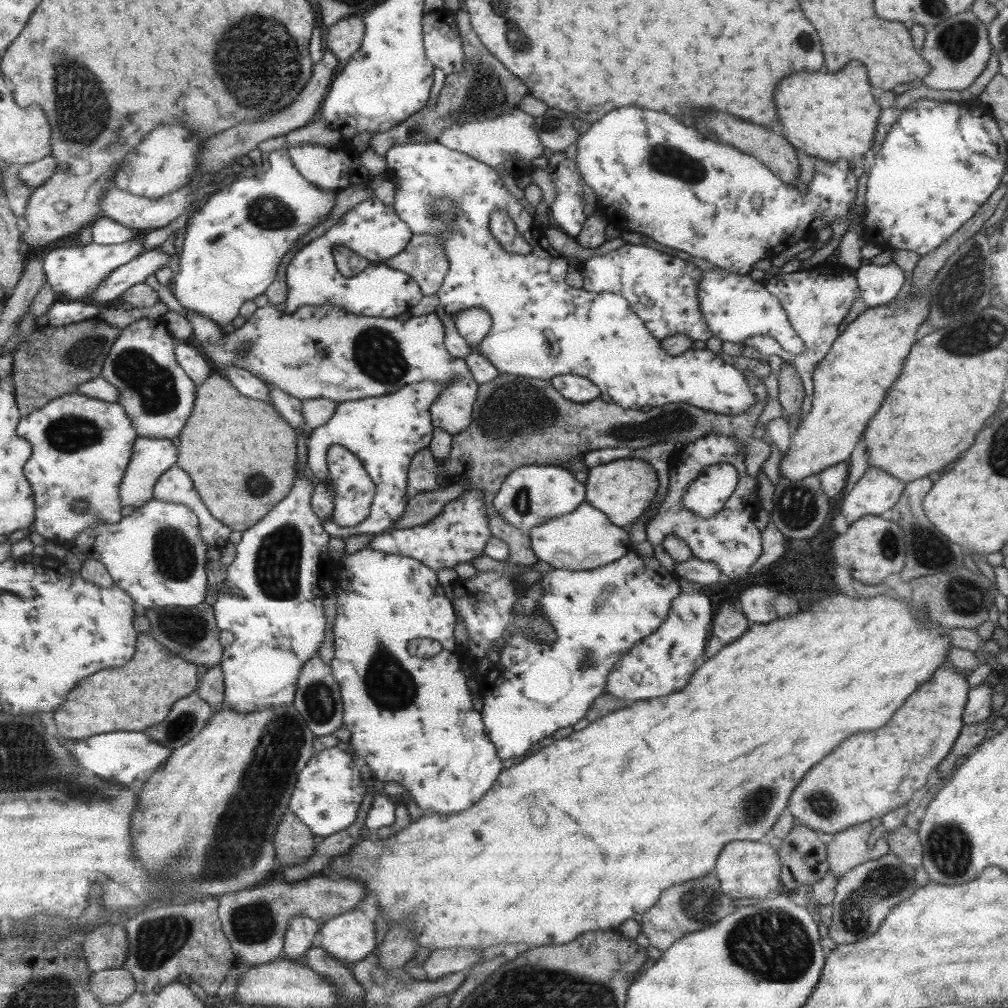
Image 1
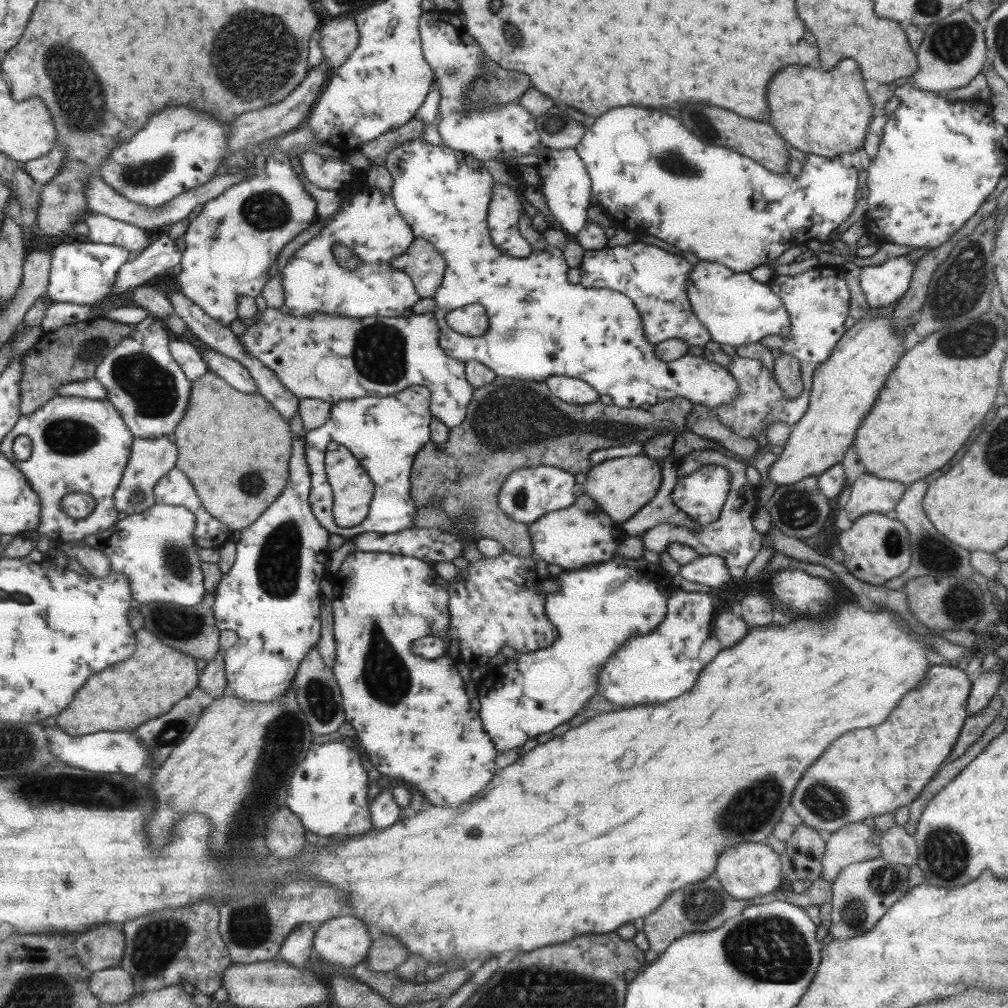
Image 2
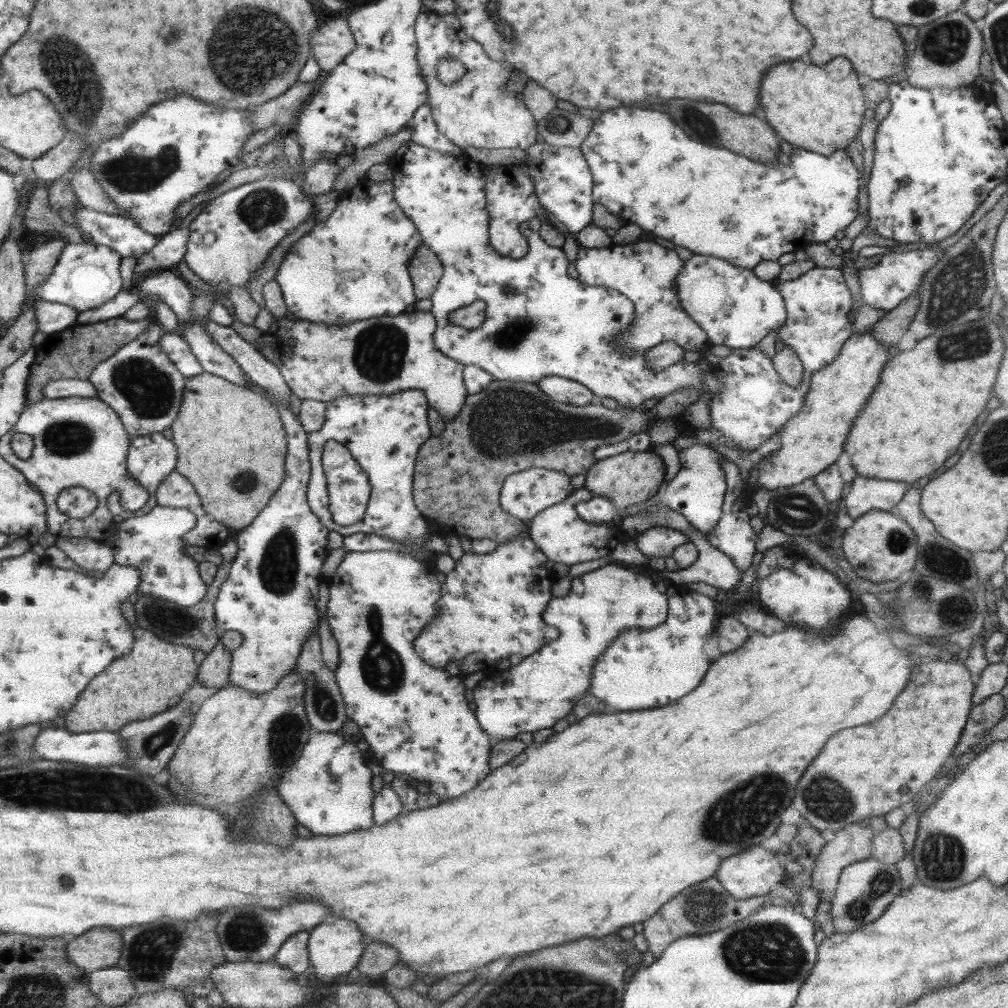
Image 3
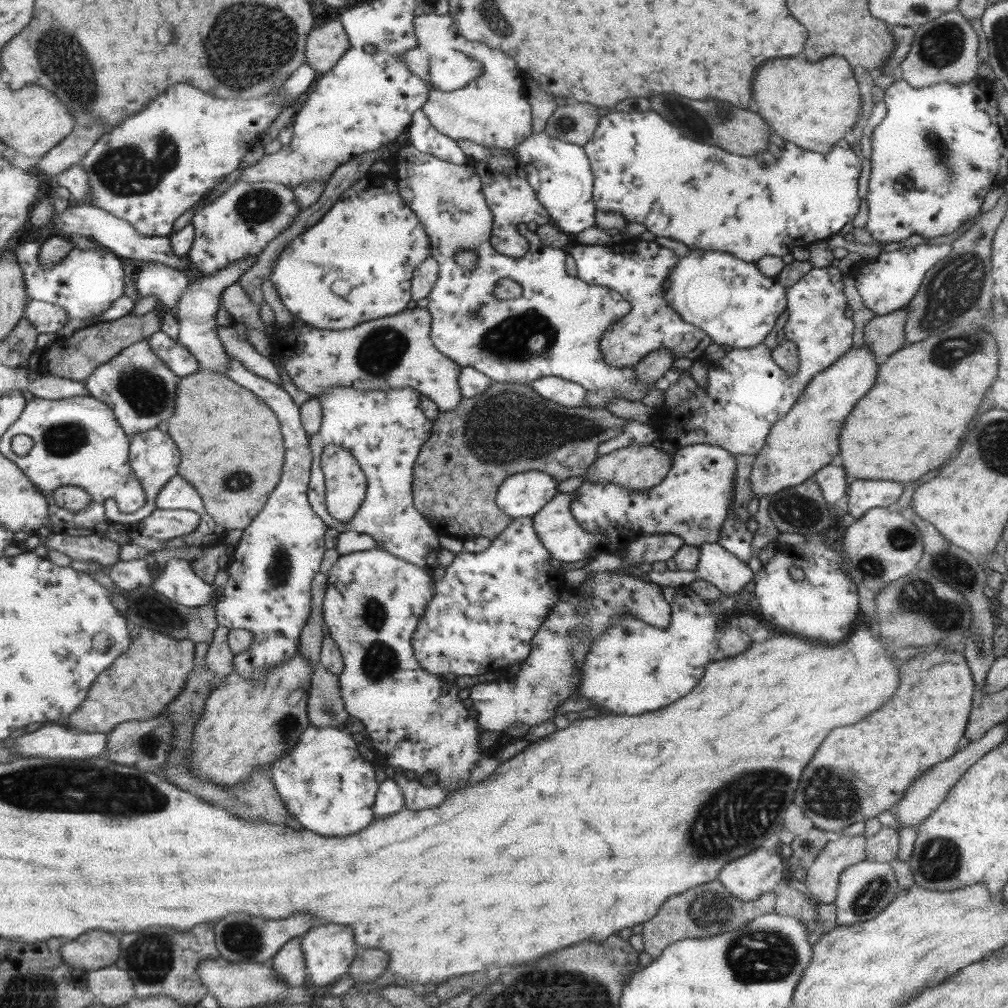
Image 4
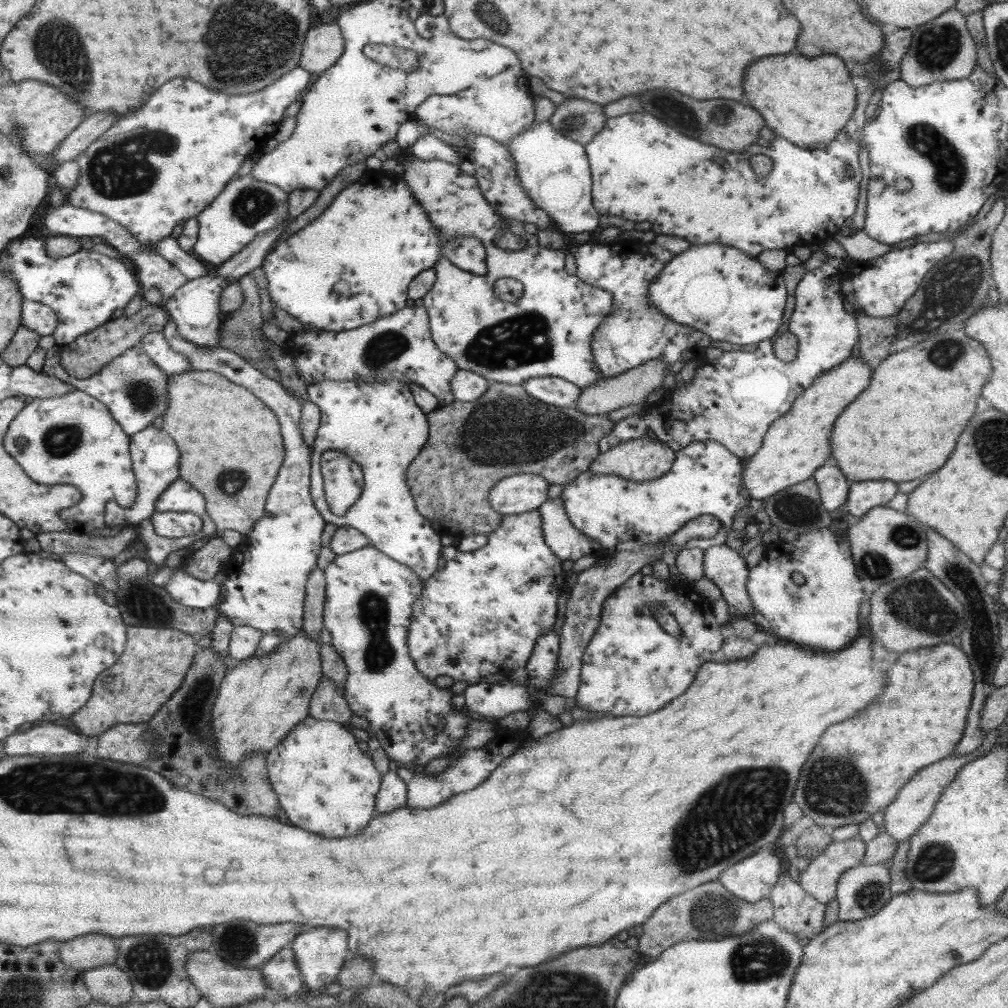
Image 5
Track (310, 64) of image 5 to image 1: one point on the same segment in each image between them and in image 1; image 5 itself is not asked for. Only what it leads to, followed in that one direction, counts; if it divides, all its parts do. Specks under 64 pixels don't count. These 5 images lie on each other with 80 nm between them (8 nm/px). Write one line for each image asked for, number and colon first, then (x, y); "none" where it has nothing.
1: (344, 37)
2: (338, 38)
3: (331, 43)
4: (324, 47)

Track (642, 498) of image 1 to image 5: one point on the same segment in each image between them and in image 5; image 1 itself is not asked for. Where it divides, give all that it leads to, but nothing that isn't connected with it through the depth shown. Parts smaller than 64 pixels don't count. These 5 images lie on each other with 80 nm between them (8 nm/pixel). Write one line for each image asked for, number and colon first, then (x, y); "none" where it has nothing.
2: (621, 486)
3: (629, 478)
4: (636, 468)
5: (647, 458)

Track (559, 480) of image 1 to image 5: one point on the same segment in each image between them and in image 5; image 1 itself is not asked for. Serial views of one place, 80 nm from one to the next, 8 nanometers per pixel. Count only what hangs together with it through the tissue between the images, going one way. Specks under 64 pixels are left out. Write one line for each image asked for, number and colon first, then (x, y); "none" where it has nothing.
2: (527, 493)
3: (524, 494)
4: (522, 494)
5: (520, 493)

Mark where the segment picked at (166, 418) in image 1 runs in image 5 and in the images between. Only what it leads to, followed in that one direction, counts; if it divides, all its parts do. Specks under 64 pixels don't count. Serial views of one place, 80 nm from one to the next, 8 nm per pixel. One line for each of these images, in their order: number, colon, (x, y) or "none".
2: (151, 392)
3: (145, 389)
4: (135, 384)
5: (135, 391)

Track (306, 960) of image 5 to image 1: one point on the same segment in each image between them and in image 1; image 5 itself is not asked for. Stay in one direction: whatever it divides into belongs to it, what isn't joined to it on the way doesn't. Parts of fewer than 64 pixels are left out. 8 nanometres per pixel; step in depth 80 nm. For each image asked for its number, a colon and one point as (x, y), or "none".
1: (351, 936)
2: (340, 943)
3: (335, 946)
4: (329, 949)

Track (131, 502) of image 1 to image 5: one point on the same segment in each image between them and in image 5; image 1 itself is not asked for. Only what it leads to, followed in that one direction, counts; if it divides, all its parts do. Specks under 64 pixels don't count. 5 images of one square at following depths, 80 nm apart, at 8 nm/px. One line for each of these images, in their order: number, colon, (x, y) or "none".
2: (151, 458)
3: (151, 458)
4: (154, 457)
5: (155, 457)

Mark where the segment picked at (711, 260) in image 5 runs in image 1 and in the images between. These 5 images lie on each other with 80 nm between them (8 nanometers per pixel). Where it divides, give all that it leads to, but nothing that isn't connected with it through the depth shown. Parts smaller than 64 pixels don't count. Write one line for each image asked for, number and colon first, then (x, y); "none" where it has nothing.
1: (735, 307)
2: (736, 309)
3: (734, 307)
4: (734, 303)

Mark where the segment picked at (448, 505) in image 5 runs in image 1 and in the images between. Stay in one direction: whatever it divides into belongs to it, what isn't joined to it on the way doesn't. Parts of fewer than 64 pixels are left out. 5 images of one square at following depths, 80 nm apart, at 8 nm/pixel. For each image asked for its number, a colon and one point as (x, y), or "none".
1: (547, 429)
2: (509, 424)
3: (509, 427)
4: (457, 473)

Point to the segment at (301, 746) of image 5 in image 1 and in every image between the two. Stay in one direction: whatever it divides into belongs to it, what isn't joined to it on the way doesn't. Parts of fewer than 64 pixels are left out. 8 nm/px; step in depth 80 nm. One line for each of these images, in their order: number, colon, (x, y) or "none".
1: (328, 791)
2: (328, 791)
3: (328, 789)
4: (325, 783)

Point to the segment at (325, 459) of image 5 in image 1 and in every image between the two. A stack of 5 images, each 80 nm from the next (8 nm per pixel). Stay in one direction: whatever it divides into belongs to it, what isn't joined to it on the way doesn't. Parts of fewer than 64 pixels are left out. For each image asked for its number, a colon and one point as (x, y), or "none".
1: (355, 491)
2: (352, 488)
3: (348, 486)
4: (345, 484)

